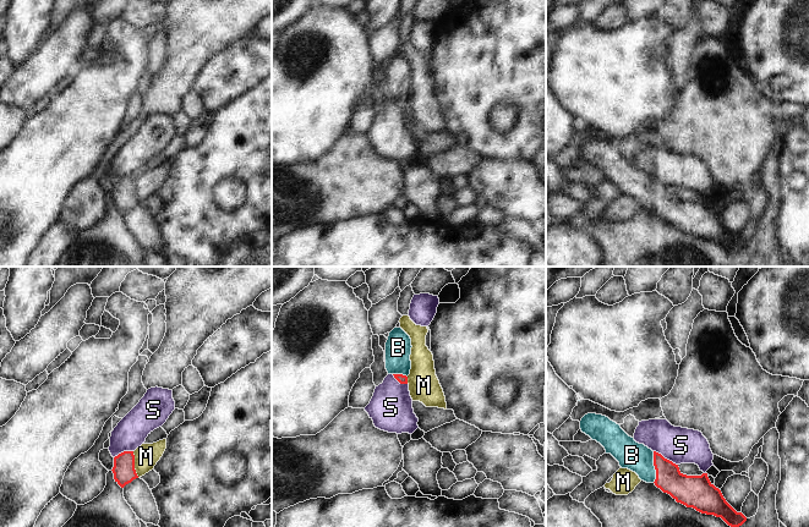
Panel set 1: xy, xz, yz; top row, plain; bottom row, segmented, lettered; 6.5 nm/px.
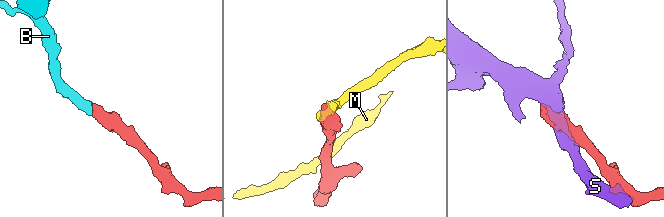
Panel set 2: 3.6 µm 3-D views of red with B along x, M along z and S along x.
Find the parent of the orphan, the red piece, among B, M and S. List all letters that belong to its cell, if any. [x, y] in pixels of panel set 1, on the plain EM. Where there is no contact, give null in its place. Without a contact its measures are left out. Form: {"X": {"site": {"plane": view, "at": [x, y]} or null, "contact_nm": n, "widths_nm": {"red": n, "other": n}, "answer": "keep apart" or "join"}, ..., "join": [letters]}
{"B": {"site": {"plane": "yz", "at": [655, 193]}, "contact_nm": 200, "widths_nm": {"red": 190, "other": 190}, "answer": "join"}, "M": {"site": {"plane": "xy", "at": [134, 191]}, "contact_nm": 180, "widths_nm": {"red": 150, "other": 160}, "answer": "keep apart"}, "S": {"site": {"plane": "yz", "at": [666, 185]}, "contact_nm": 190, "widths_nm": {"red": 190, "other": 240}, "answer": "keep apart"}, "join": ["B"]}

